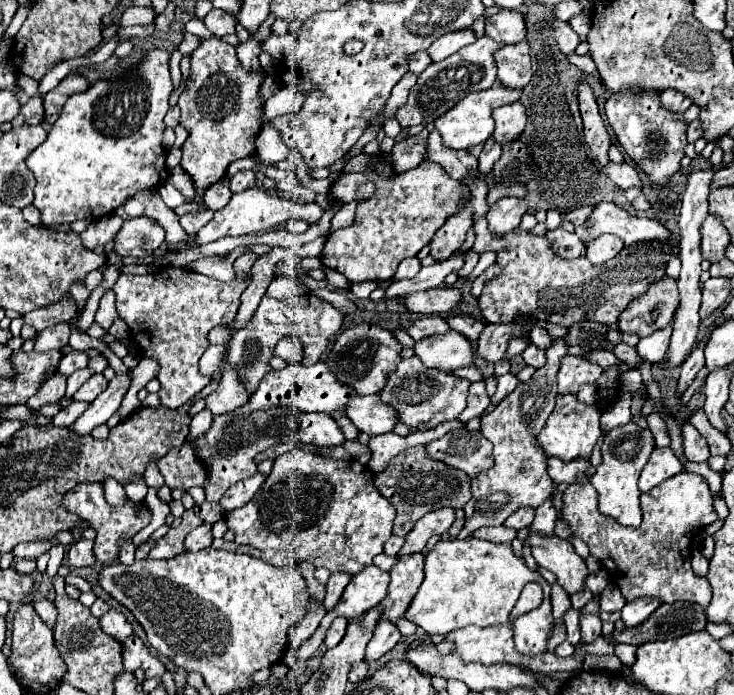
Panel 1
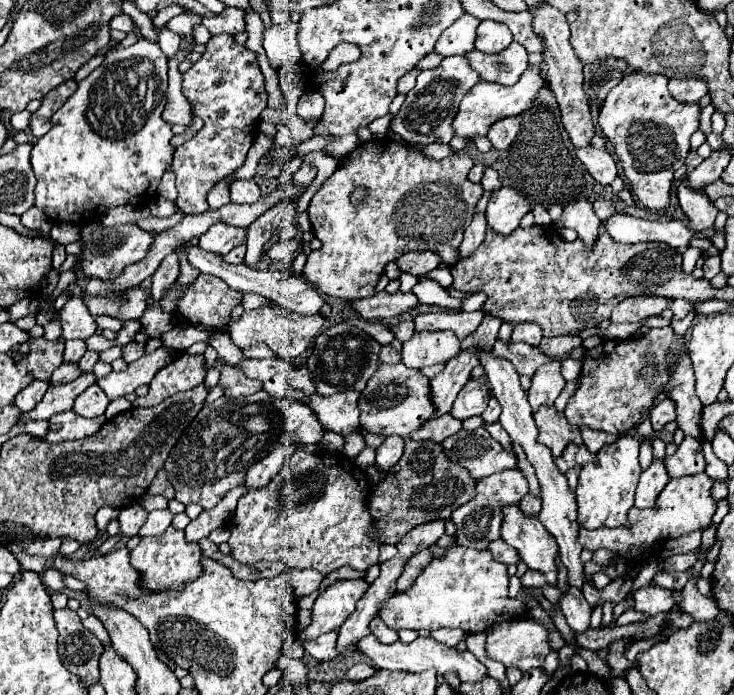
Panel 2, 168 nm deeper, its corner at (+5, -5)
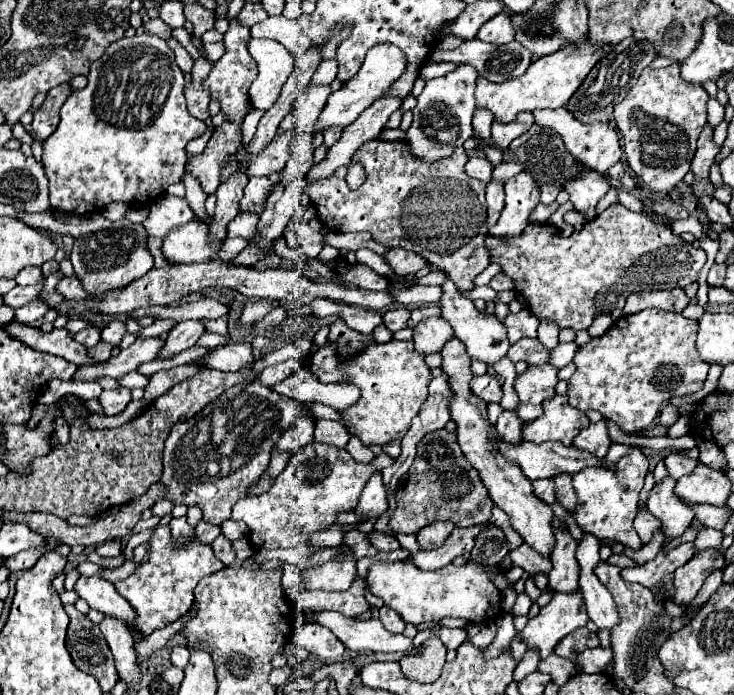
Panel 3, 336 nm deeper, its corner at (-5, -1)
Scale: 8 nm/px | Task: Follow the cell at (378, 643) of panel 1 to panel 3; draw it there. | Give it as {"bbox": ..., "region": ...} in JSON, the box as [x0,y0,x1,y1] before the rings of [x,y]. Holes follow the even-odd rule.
{"bbox":[380,607,404,633],"region":[[[380,607],[380,621],[382,621],[382,625],[386,627],[386,631],[390,631],[390,633],[402,633],[404,631],[404,621],[398,617],[398,613],[396,611],[392,611],[390,607]]]}

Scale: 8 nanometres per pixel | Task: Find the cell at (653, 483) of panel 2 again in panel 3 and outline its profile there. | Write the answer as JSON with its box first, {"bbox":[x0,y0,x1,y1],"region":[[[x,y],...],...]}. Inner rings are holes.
{"bbox":[646,477,694,539],"region":[[[664,477],[662,483],[654,485],[646,503],[648,509],[662,521],[662,531],[670,539],[680,537],[694,519],[694,511],[690,507],[684,507],[684,503],[672,493],[674,483],[676,481],[672,477]]]}

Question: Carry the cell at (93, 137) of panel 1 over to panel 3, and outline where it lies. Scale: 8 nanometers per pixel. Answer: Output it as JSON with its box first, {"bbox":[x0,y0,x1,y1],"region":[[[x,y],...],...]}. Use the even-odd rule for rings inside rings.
{"bbox":[42,33,206,215],"region":[[[136,33],[132,39],[124,37],[124,39],[118,39],[116,43],[110,43],[108,49],[104,51],[104,55],[90,67],[90,73],[88,73],[88,85],[80,91],[74,91],[68,101],[62,105],[62,111],[60,111],[60,125],[58,129],[52,133],[52,137],[48,137],[44,141],[44,155],[42,155],[42,165],[46,169],[46,177],[50,181],[50,207],[56,209],[56,211],[62,211],[62,213],[72,213],[72,215],[86,215],[86,213],[96,213],[96,211],[102,211],[106,205],[114,203],[114,201],[122,201],[122,203],[128,203],[128,205],[134,205],[134,203],[148,203],[152,201],[156,195],[162,195],[168,185],[172,183],[178,183],[184,175],[184,165],[186,165],[186,145],[200,137],[202,133],[206,133],[206,123],[204,121],[196,121],[192,119],[192,115],[188,115],[188,109],[186,109],[186,99],[184,99],[184,75],[180,71],[180,67],[174,63],[172,59],[172,51],[168,49],[166,41],[160,39],[160,37],[154,37],[154,35],[146,35],[146,33]]]}

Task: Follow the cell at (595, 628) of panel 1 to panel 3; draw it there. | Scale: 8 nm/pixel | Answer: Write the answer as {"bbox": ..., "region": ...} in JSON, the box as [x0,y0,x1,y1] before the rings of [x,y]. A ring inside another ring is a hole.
{"bbox":[550,529,580,593],"region":[[[556,529],[556,547],[550,555],[552,571],[550,571],[550,589],[556,593],[576,593],[578,591],[578,573],[580,567],[576,567],[576,541],[570,537],[570,533],[562,533]]]}

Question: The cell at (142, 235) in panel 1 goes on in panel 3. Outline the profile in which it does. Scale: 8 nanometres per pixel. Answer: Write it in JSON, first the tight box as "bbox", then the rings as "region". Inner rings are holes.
{"bbox":[22,209,154,295],"region":[[[48,209],[44,213],[22,213],[24,223],[40,229],[48,229],[60,235],[72,235],[74,247],[70,261],[74,265],[76,277],[84,283],[84,289],[88,293],[100,295],[108,289],[120,289],[128,285],[130,281],[146,275],[154,259],[148,251],[148,233],[140,223],[130,223],[128,219],[120,221],[108,221],[100,213],[90,215],[60,215],[60,211]]]}

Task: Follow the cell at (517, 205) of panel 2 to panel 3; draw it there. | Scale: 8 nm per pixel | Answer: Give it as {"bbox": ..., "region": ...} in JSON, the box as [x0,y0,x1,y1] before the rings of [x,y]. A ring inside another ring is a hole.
{"bbox":[490,171,540,237],"region":[[[522,171],[504,185],[504,191],[506,191],[504,211],[500,213],[500,219],[490,229],[490,233],[496,237],[514,237],[524,231],[532,209],[540,203],[540,189],[532,175]]]}

